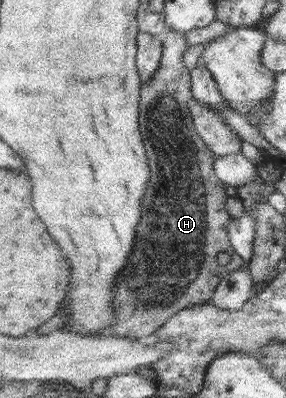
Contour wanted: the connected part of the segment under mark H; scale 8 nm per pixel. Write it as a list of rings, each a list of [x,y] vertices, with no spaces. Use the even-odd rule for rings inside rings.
[[[168,29],[163,39],[163,57],[156,75],[143,84],[140,102],[140,130],[144,145],[147,148],[147,158],[152,171],[150,193],[154,197],[144,199],[144,219],[138,227],[136,249],[130,257],[128,267],[118,274],[115,282],[113,306],[117,320],[115,324],[94,333],[100,337],[129,337],[130,339],[146,338],[156,333],[161,327],[183,308],[210,303],[219,283],[234,271],[241,270],[245,259],[236,253],[232,245],[227,227],[231,222],[226,211],[226,197],[232,195],[230,187],[216,175],[215,159],[218,157],[207,143],[196,132],[195,120],[188,104],[193,98],[191,90],[191,71],[186,67],[184,55],[190,49],[185,38],[186,33]],[[227,253],[231,262],[220,265],[218,255]]]

